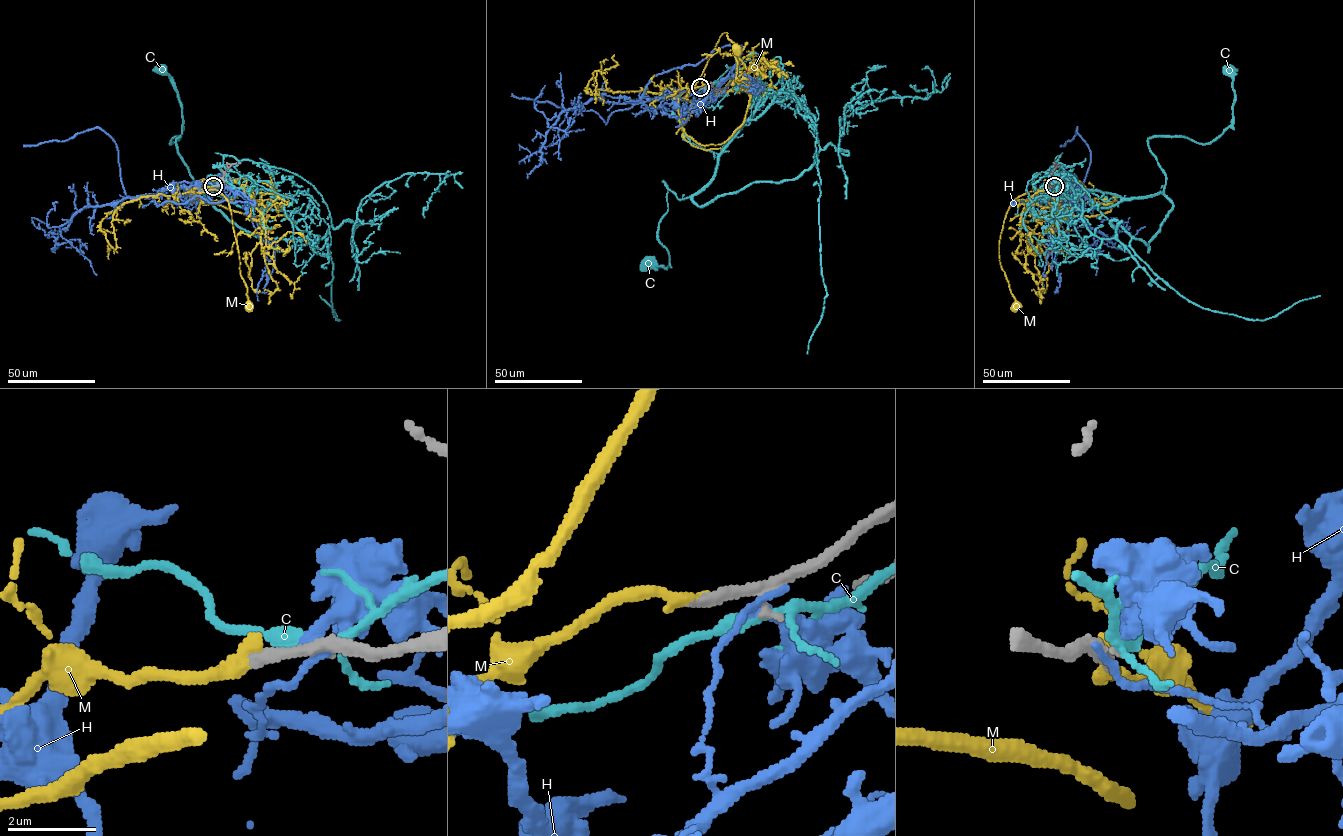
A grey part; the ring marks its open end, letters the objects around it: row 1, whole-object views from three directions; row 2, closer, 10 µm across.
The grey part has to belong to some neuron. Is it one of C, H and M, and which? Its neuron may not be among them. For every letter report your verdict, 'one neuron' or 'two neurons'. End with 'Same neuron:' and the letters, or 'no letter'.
C: two neurons
H: two neurons
M: one neuron
Same neuron: M

